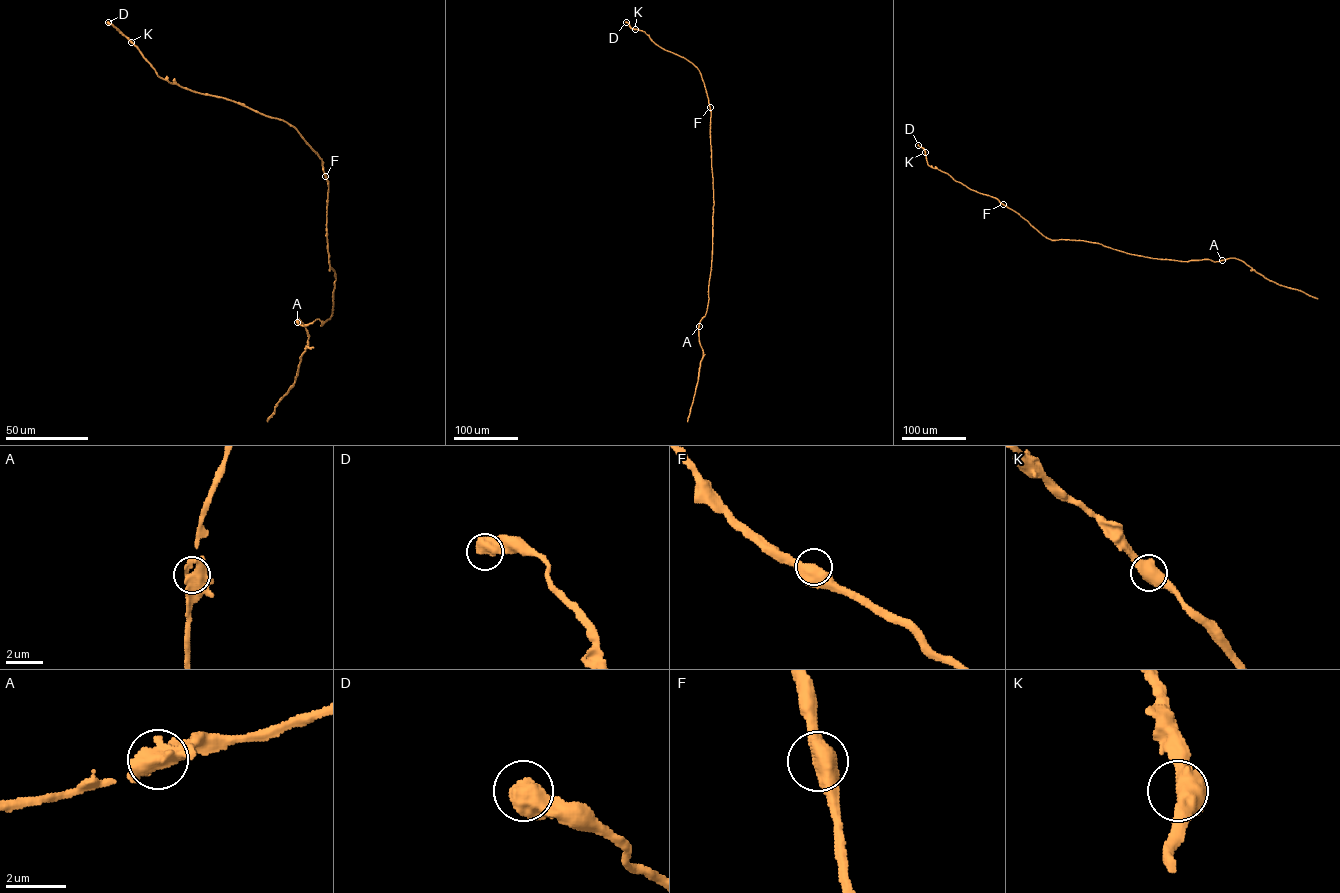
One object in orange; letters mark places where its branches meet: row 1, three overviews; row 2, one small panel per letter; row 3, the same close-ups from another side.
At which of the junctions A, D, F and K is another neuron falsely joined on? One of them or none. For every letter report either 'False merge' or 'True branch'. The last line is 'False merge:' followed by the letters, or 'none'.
A: True branch
D: True branch
F: True branch
K: True branch
False merge: none

